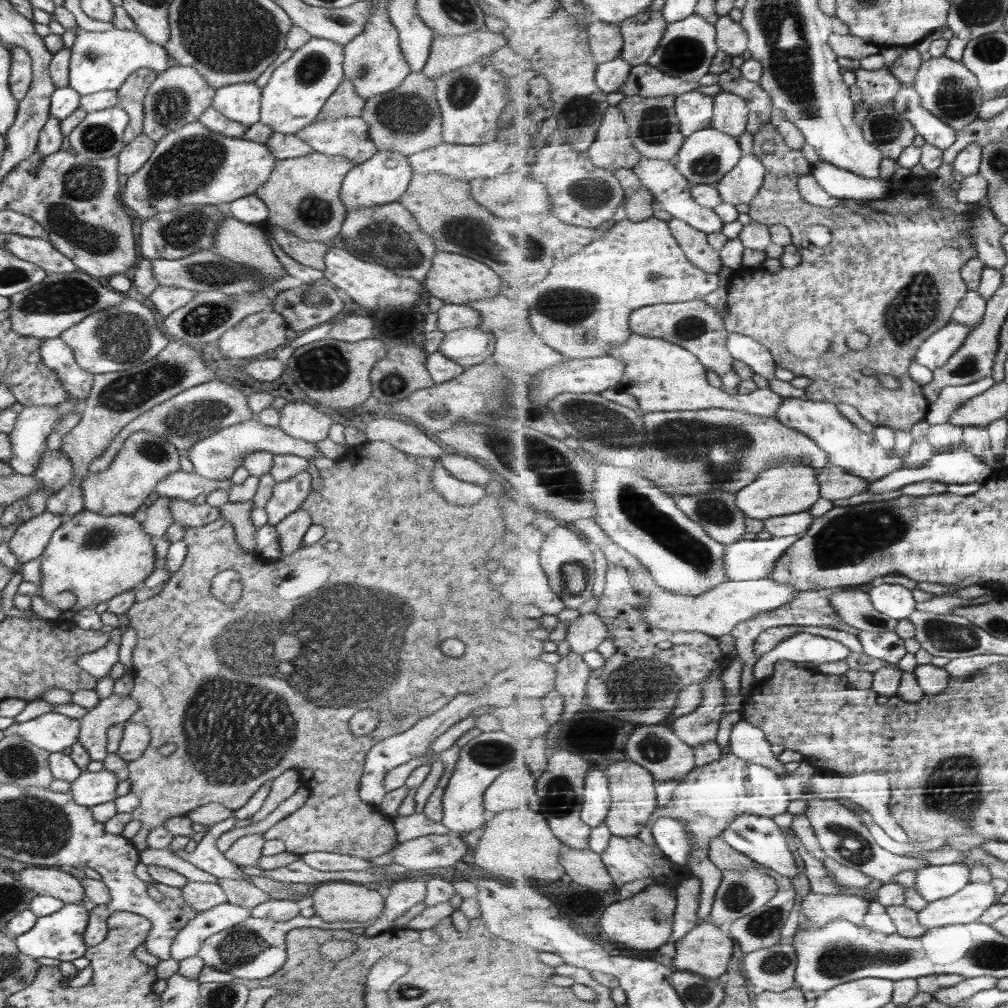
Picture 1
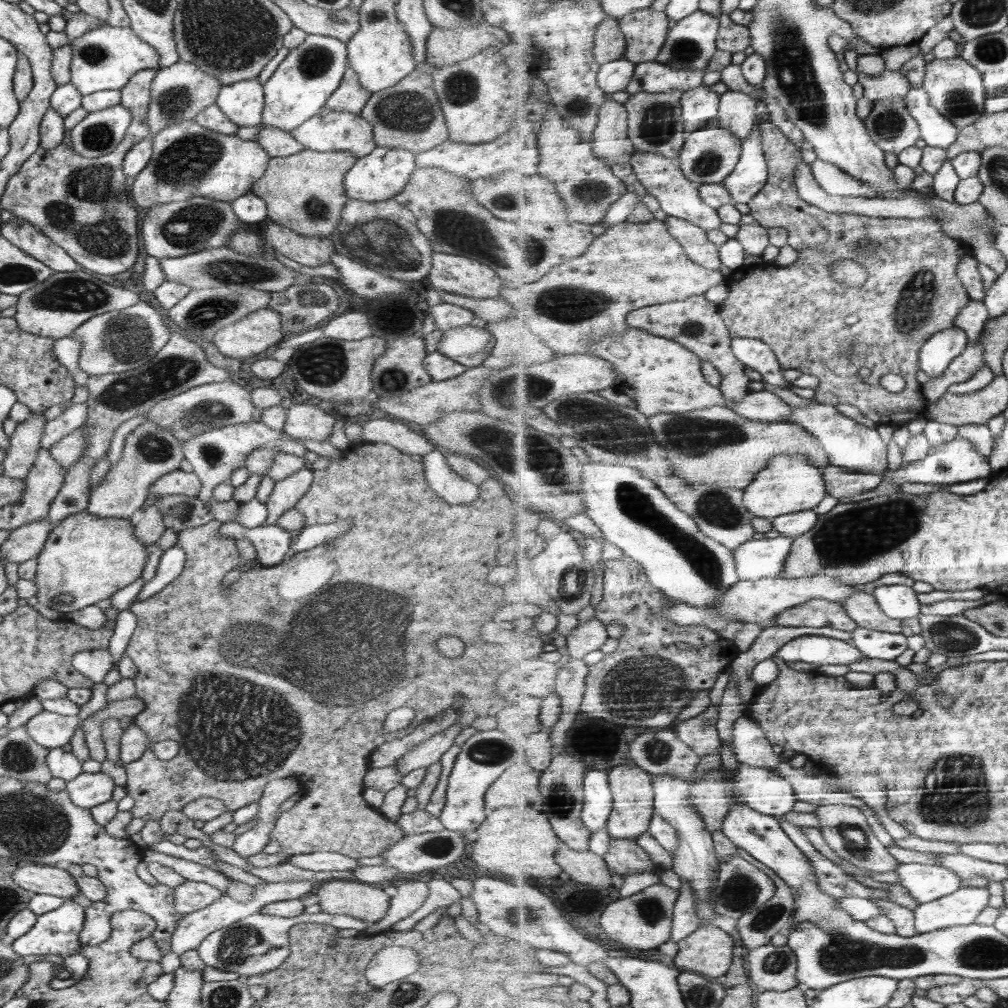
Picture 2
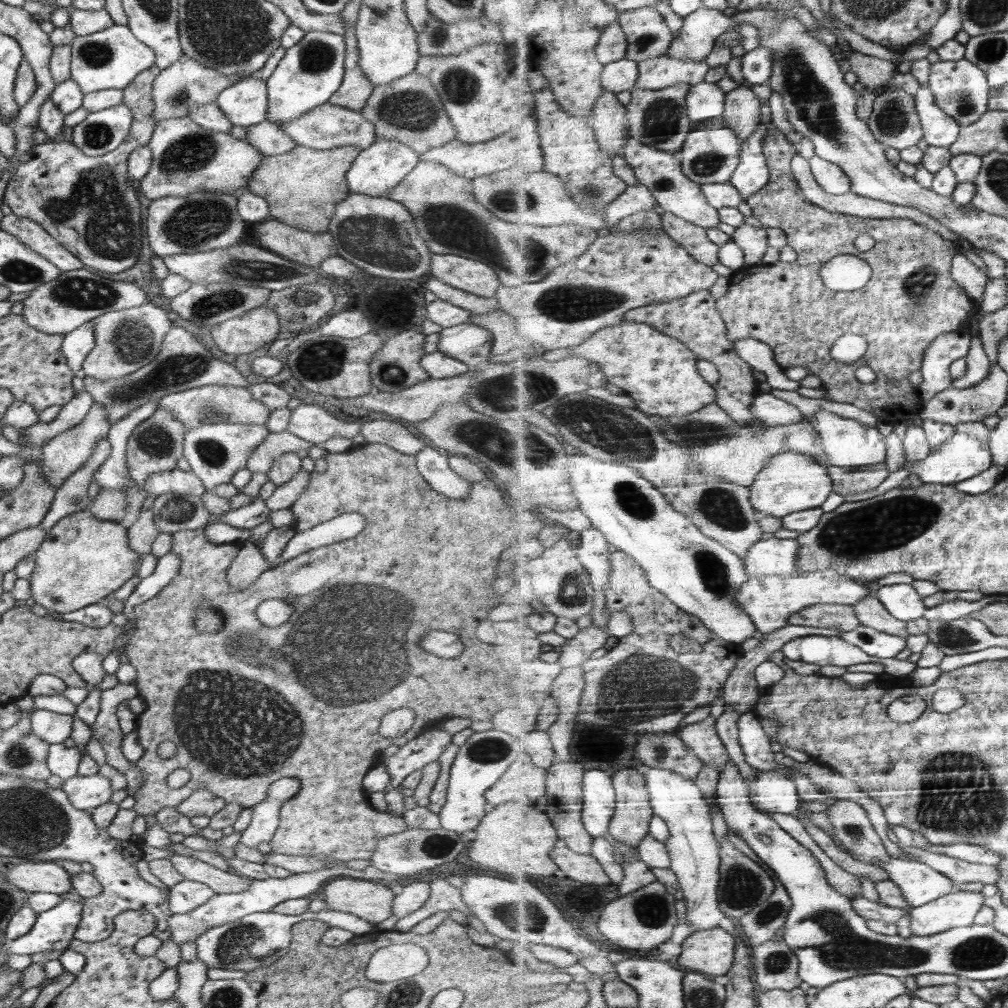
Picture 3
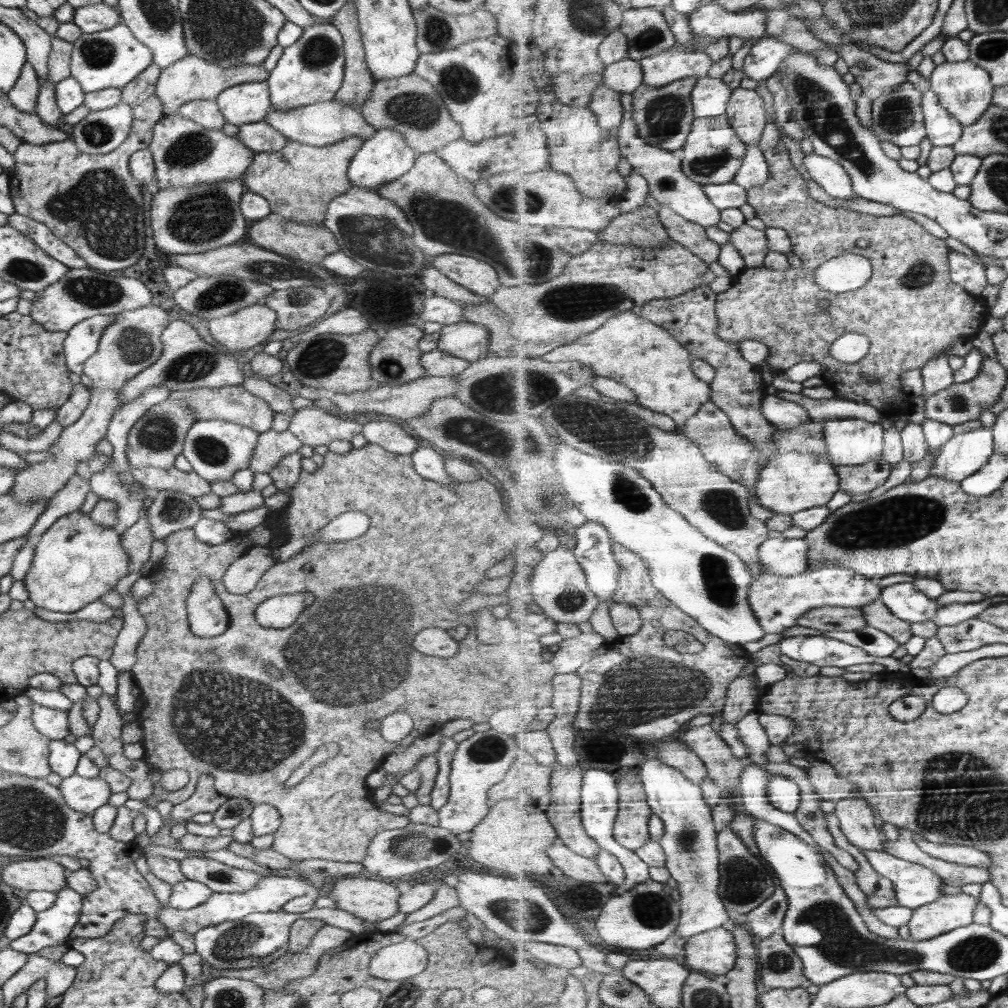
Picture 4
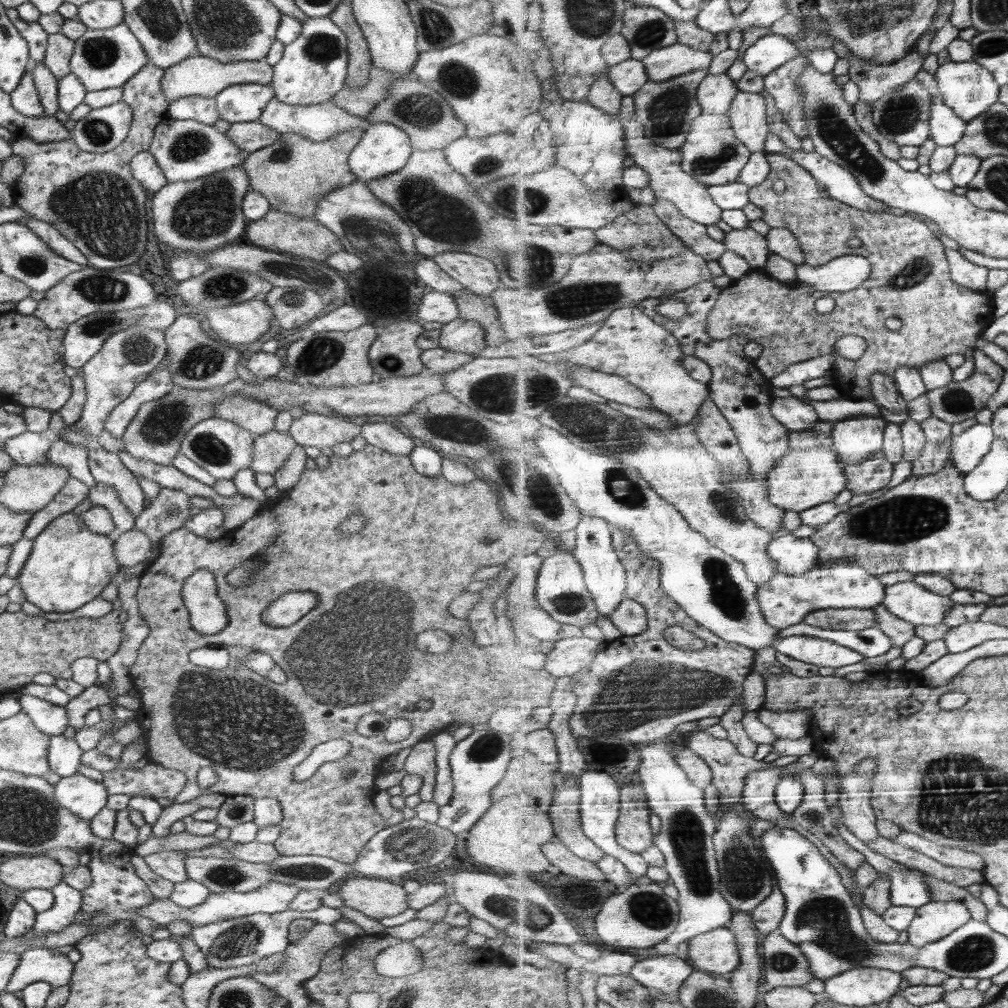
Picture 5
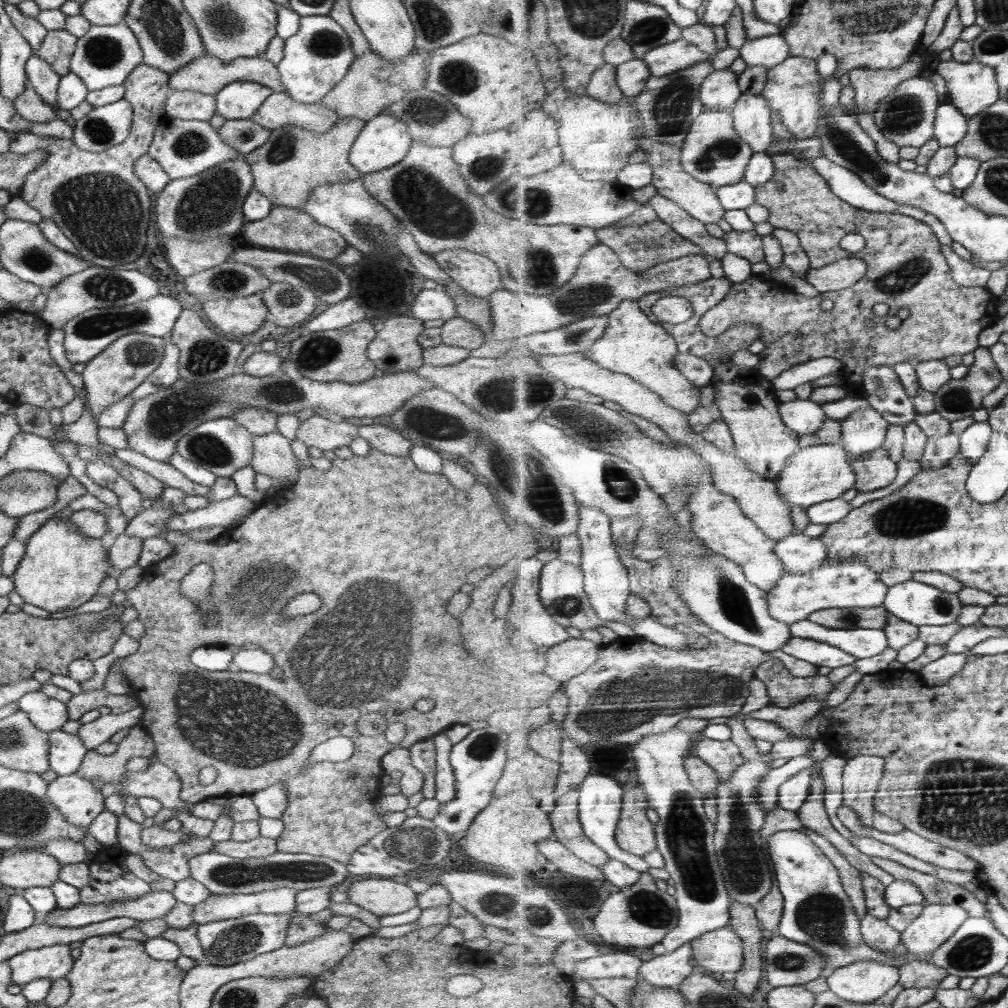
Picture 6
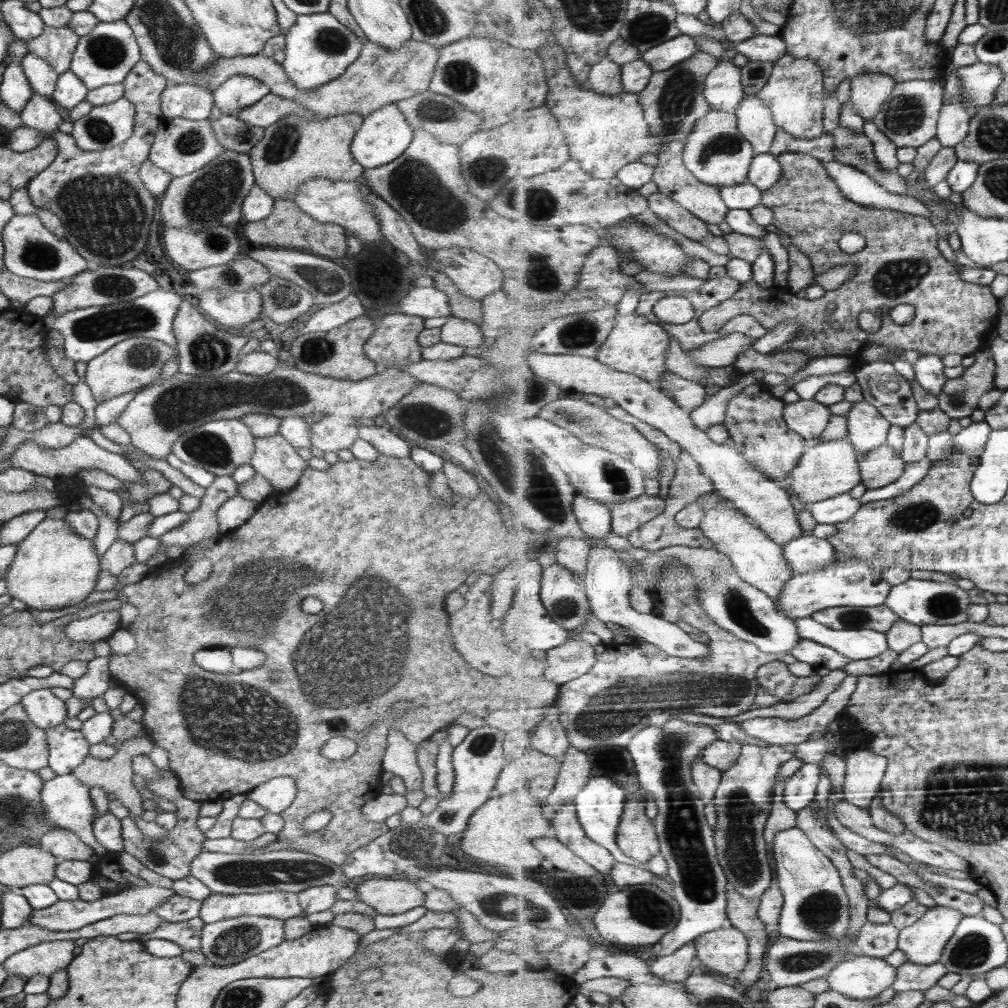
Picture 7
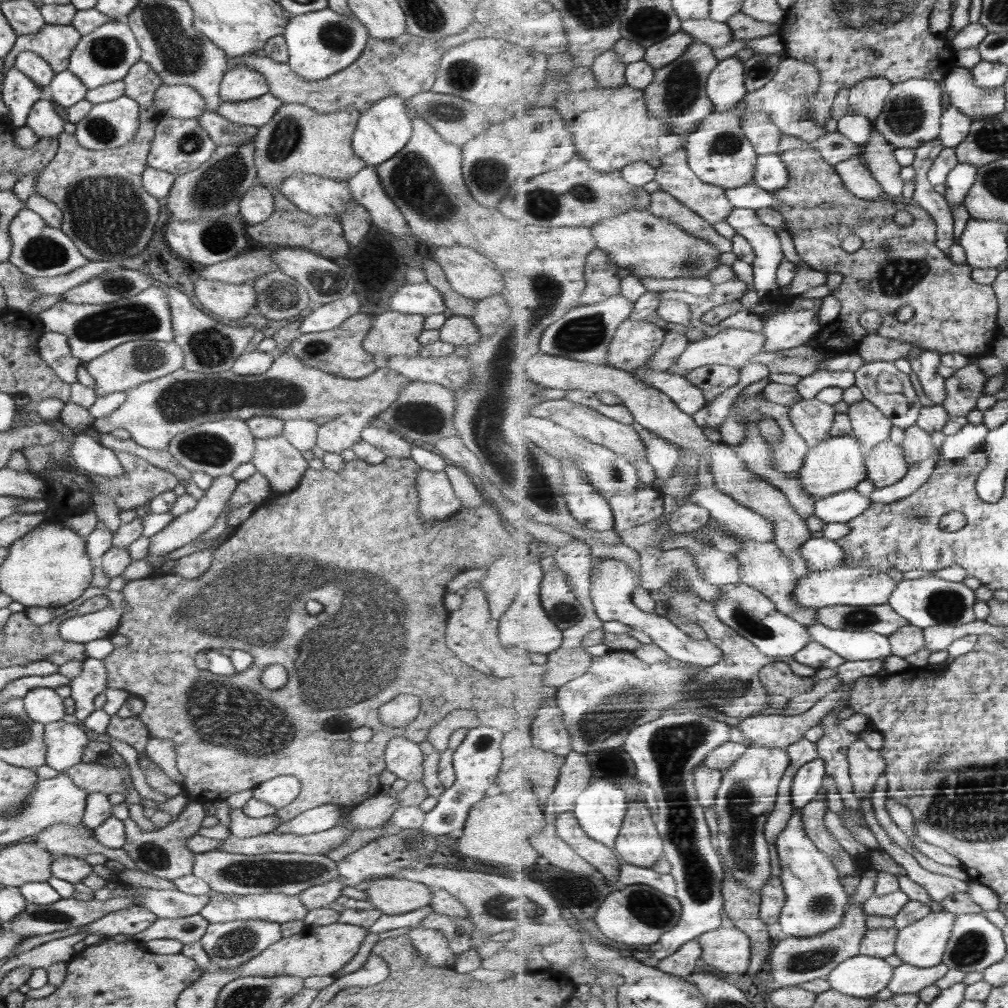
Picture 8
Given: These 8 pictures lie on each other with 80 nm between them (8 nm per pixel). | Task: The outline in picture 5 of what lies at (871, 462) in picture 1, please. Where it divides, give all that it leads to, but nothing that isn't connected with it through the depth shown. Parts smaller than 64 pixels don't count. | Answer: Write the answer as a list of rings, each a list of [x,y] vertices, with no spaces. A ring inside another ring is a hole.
[[[868,415],[837,421],[832,449],[848,465],[869,461],[885,448],[885,434],[889,423],[884,416]]]

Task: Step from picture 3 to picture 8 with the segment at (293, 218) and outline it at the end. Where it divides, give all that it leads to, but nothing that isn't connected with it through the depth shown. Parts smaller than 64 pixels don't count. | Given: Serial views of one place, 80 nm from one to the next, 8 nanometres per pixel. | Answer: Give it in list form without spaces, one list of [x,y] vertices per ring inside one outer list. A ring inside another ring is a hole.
[[[283,103],[270,122],[259,128],[254,139],[257,184],[273,192],[274,189],[278,190],[285,178],[301,172],[348,181],[366,166],[352,149],[352,138],[360,115],[361,112],[355,106],[346,106],[330,114],[320,114],[309,106]]]

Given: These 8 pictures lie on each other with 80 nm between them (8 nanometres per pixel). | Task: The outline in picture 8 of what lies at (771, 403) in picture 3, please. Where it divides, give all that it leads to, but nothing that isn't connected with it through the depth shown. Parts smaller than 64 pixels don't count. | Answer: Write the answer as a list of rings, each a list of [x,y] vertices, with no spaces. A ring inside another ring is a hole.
[[[818,397],[814,400],[802,399],[791,407],[791,419],[802,436],[806,437],[809,445],[817,447],[828,440],[838,413],[834,405],[822,402]]]

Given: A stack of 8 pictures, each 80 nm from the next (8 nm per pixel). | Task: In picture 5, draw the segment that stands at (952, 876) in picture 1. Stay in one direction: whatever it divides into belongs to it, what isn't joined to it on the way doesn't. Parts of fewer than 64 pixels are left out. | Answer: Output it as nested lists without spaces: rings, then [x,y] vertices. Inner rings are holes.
[[[841,819],[837,823],[836,829],[846,840],[846,843],[859,852],[863,852],[867,861],[875,866],[879,872],[886,872],[889,876],[892,876],[893,901],[896,906],[920,908],[933,901],[933,892],[927,881],[927,876],[930,874],[873,849],[855,836]]]

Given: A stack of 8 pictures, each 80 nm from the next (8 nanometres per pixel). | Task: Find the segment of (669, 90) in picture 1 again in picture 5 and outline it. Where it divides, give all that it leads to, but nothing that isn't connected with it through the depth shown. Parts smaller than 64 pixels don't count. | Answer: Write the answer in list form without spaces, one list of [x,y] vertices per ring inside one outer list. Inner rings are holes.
[[[678,42],[678,45],[654,51],[643,62],[651,81],[665,82],[694,71],[709,69],[714,62],[714,54]]]

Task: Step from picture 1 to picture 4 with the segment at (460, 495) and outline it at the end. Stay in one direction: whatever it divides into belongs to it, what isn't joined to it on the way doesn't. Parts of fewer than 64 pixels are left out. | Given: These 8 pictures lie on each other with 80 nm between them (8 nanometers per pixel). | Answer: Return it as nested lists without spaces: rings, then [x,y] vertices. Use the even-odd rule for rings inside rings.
[[[423,444],[411,454],[413,467],[422,478],[436,482],[438,484],[457,484],[446,472],[444,466],[445,455],[440,451],[435,451],[434,447],[426,447]]]

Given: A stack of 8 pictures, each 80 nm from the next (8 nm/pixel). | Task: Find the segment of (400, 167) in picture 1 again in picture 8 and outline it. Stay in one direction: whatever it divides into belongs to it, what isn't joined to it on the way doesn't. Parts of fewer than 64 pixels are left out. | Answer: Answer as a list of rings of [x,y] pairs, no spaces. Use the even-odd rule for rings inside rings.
[[[387,96],[361,113],[352,138],[352,149],[365,164],[379,165],[402,151],[410,141],[412,132],[413,126],[405,107],[405,100],[398,96]]]

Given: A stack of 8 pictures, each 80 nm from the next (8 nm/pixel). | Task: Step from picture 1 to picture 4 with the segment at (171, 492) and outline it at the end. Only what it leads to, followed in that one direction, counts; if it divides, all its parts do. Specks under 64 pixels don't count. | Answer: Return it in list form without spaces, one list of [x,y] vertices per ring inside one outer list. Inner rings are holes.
[[[140,466],[131,468],[132,478],[142,484],[148,491],[168,490],[183,493],[194,498],[212,494],[211,484],[203,480],[194,471],[184,472],[176,467],[166,470],[152,467]]]

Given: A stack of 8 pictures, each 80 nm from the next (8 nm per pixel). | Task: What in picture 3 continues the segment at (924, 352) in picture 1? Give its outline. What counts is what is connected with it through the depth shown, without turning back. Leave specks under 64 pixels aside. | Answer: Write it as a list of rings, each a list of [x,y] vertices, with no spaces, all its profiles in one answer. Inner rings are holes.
[[[964,330],[960,334],[951,332],[939,336],[926,351],[922,374],[925,381],[919,386],[922,401],[932,400],[943,390],[953,386],[951,366],[956,360],[970,354],[973,335]]]

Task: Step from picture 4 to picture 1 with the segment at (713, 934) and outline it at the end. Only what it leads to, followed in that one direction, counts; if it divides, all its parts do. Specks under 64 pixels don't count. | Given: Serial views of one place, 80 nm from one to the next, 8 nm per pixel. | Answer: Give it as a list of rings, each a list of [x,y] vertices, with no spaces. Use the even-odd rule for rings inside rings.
[[[706,921],[676,942],[677,955],[671,961],[677,971],[691,971],[720,979],[728,972],[736,942],[717,924]]]

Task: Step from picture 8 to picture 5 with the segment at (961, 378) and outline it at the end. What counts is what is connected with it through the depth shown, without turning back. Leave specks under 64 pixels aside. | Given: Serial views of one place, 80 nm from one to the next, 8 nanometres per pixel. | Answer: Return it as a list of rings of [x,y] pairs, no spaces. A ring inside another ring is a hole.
[[[977,349],[974,353],[977,364],[974,376],[968,380],[954,381],[948,386],[929,390],[927,397],[930,400],[932,414],[949,422],[950,424],[958,424],[977,416],[989,406],[992,397],[1000,390],[1007,368],[998,364],[993,358],[990,358],[983,350]]]

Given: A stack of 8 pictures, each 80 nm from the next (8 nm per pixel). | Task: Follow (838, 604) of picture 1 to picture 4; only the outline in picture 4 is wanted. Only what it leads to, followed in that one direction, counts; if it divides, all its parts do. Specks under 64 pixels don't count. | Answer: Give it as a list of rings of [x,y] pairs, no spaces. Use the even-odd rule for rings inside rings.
[[[882,599],[874,601],[872,605],[862,607],[865,612],[866,619],[872,627],[882,630],[884,633],[890,634],[893,638],[898,639],[903,645],[908,642],[914,635],[912,622],[907,622],[899,618],[897,614],[886,606]]]

